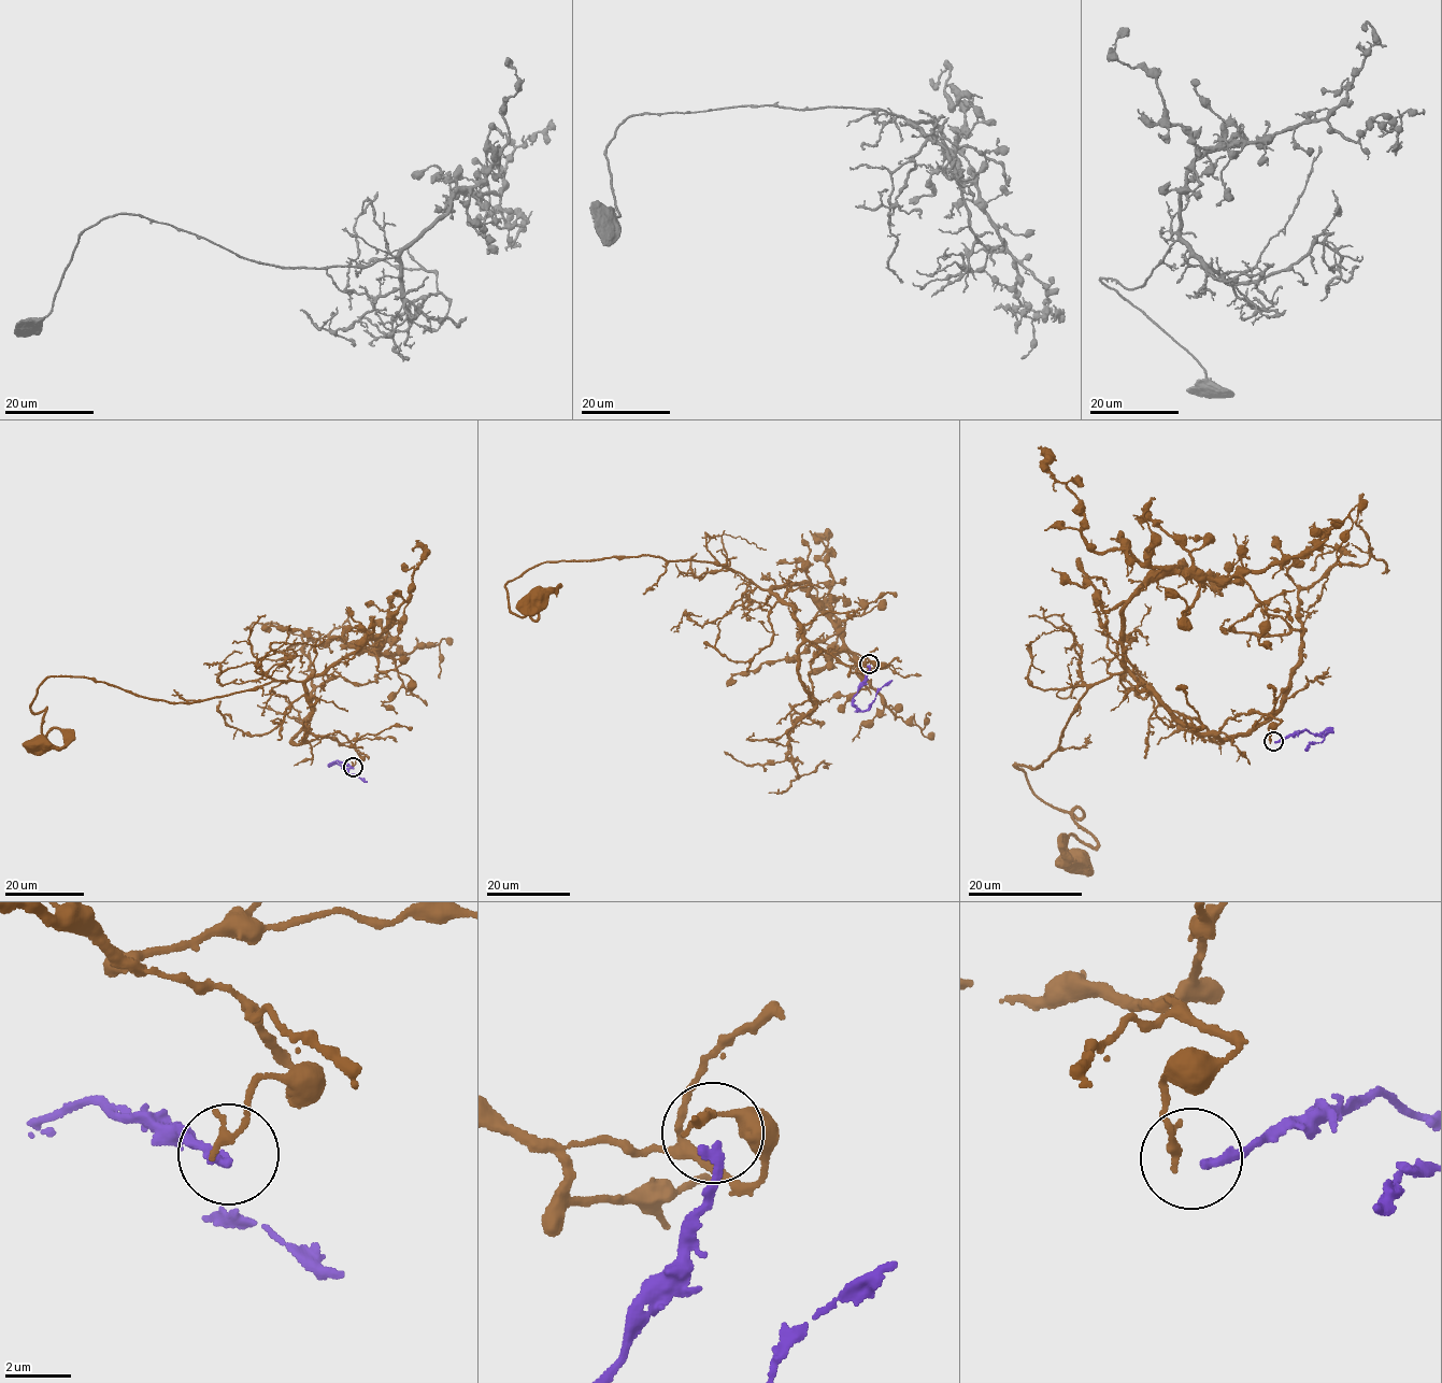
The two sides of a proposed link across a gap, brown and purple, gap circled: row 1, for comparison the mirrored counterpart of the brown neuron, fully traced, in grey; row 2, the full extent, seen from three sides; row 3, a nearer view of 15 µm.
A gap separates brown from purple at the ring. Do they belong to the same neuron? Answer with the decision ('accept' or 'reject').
reject

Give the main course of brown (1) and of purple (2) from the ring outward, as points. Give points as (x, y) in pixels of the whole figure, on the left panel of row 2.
1: (353, 766), (305, 740), (283, 680), (185, 703), (50, 676), (30, 704), (65, 744), (36, 744)
2: (353, 768), (336, 760), (330, 764), (337, 764), (350, 775), (367, 781)

